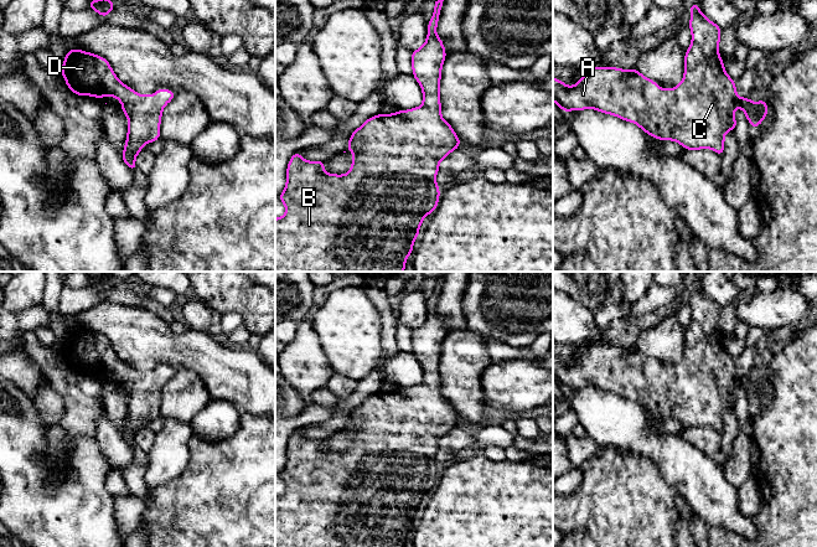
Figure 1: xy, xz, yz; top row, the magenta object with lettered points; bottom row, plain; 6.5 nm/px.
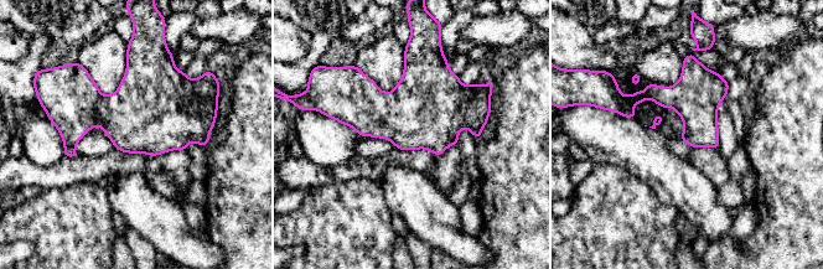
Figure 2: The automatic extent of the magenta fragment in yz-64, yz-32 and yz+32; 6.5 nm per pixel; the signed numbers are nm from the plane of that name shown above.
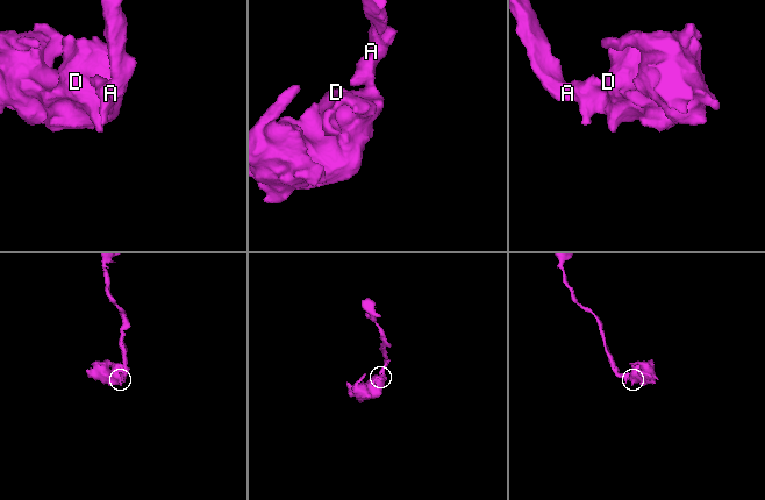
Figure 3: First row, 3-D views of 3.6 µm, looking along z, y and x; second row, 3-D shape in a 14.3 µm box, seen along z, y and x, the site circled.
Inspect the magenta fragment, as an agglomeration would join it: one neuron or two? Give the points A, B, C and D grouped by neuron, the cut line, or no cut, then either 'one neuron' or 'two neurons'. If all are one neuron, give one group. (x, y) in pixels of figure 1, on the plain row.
A B C D | no cut | one neuron

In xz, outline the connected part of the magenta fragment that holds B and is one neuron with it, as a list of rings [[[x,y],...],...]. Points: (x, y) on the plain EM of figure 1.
[[[444,275],[434,282],[425,321],[412,329],[413,354],[423,367],[423,383],[374,393],[356,407],[347,422],[346,429],[353,429],[353,438],[346,453],[325,450],[325,439],[306,439],[300,429],[289,438],[286,464],[279,474],[286,490],[275,496],[275,547],[404,547],[422,499],[438,485],[440,468],[435,454],[439,440],[461,422],[440,392],[440,355],[446,330],[435,308],[443,279]]]

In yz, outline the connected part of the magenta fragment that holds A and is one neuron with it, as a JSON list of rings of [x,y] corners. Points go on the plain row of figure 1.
[[[696,279],[691,282],[689,306],[692,322],[684,335],[683,358],[677,365],[661,367],[657,360],[646,356],[636,346],[593,345],[573,365],[553,355],[553,378],[563,389],[593,386],[635,401],[652,416],[663,419],[672,417],[687,428],[708,425],[722,434],[725,411],[736,406],[734,387],[740,385],[755,407],[765,398],[769,386],[765,376],[754,381],[748,375],[736,373],[735,358],[726,352],[724,337],[718,330],[722,305],[704,294]]]

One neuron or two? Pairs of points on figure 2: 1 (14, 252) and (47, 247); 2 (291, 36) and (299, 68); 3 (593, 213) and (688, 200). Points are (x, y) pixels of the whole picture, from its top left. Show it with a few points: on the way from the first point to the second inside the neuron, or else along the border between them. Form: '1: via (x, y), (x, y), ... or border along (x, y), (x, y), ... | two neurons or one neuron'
1: border along (13, 242), (29, 241), (32, 244), (32, 255) | two neurons
2: border along (314, 35), (310, 50), (295, 62), (286, 65) | two neurons
3: border along (645, 181), (664, 203), (672, 205), (679, 213) | two neurons

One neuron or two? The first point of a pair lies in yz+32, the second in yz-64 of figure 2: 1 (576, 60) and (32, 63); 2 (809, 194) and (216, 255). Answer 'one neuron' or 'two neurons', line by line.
1: two neurons
2: two neurons

